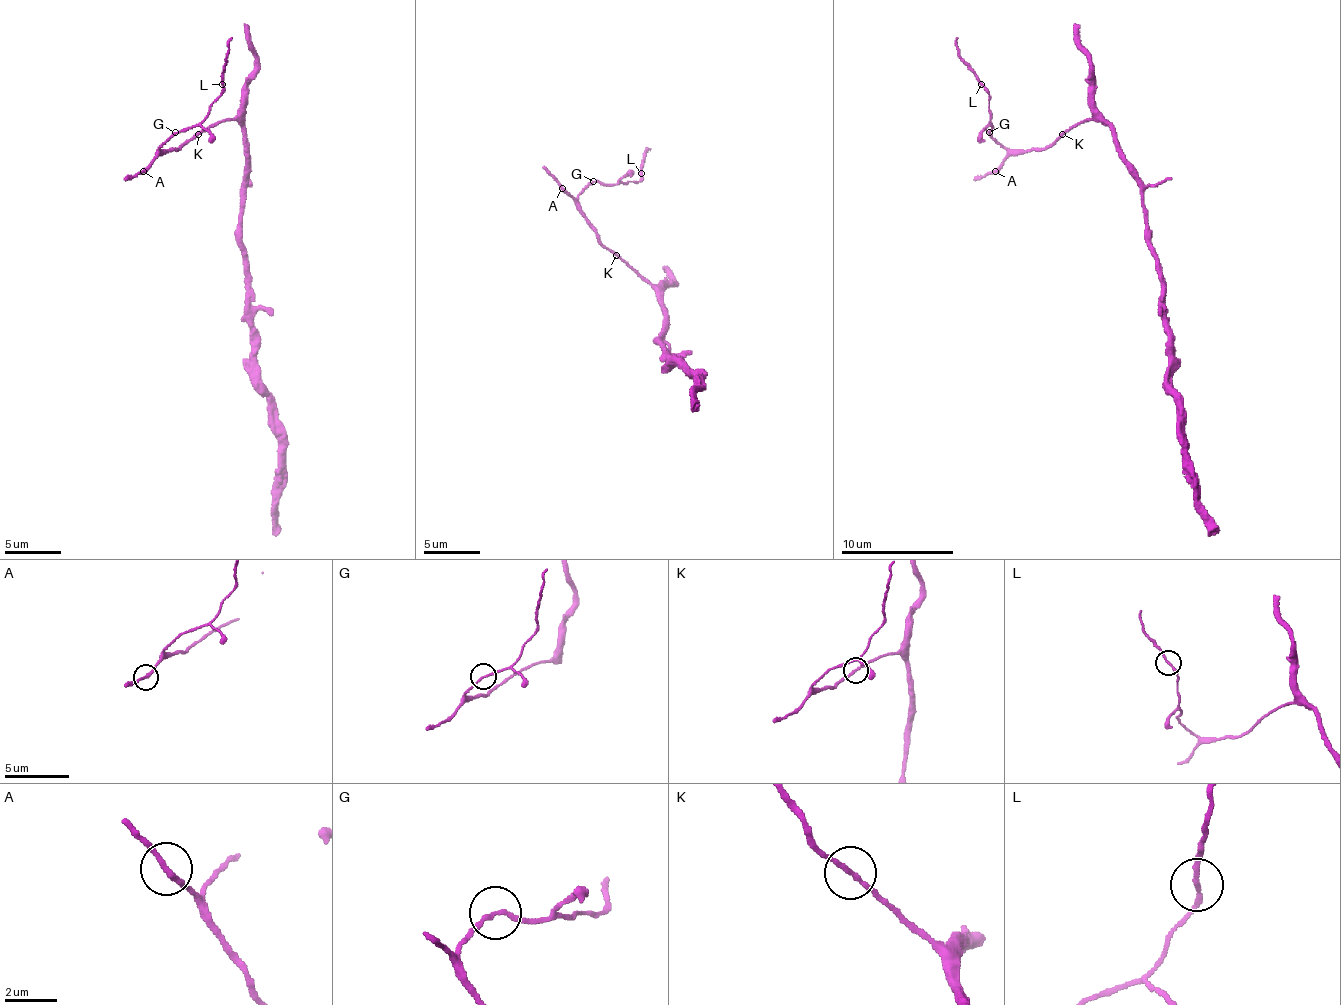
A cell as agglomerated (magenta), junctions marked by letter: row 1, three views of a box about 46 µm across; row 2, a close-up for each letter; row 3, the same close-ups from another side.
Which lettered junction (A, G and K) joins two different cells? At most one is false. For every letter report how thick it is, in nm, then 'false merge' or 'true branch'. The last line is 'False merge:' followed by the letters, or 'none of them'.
A: 200 nm thick; true branch
G: 160 nm thick; true branch
K: 180 nm thick; true branch
False merge: none of them

